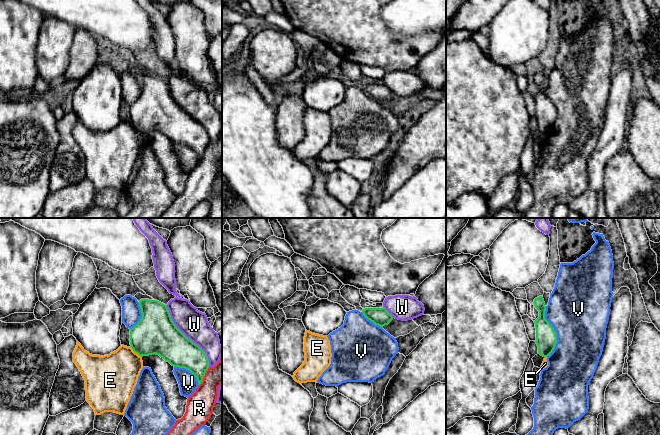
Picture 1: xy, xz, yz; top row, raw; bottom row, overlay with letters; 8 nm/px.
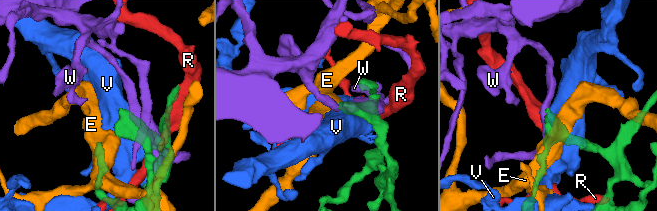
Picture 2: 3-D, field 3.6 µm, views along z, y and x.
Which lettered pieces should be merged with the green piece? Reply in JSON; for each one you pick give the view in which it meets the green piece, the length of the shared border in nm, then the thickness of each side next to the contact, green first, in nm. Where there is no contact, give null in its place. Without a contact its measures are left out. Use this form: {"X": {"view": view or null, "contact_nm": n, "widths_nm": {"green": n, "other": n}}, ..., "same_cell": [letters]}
{"same_cell": []}

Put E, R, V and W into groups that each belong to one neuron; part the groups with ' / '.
E / R / V / W

